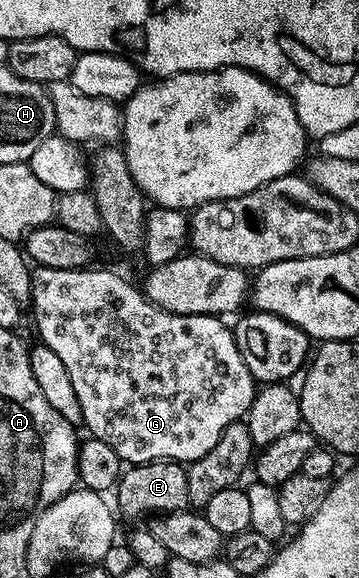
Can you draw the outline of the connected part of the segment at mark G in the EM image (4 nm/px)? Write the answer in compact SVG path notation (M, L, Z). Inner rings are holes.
M96 266L78 268L77 270L53 270L52 268L36 267L31 273L31 302L29 311L35 315L35 328L39 331L38 339L49 346L49 350L56 352L69 370L69 379L73 382L73 390L77 390L77 402L81 402L83 424L90 435L96 440L113 446L120 461L128 465L144 464L154 460L178 460L190 462L209 454L213 446L217 446L217 438L225 430L225 426L240 423L246 417L249 406L253 402L257 391L257 382L253 374L249 374L249 366L241 359L241 352L237 350L235 333L227 328L218 316L186 316L173 314L150 304L146 296L138 287L135 288L123 276L115 272L102 272Z

